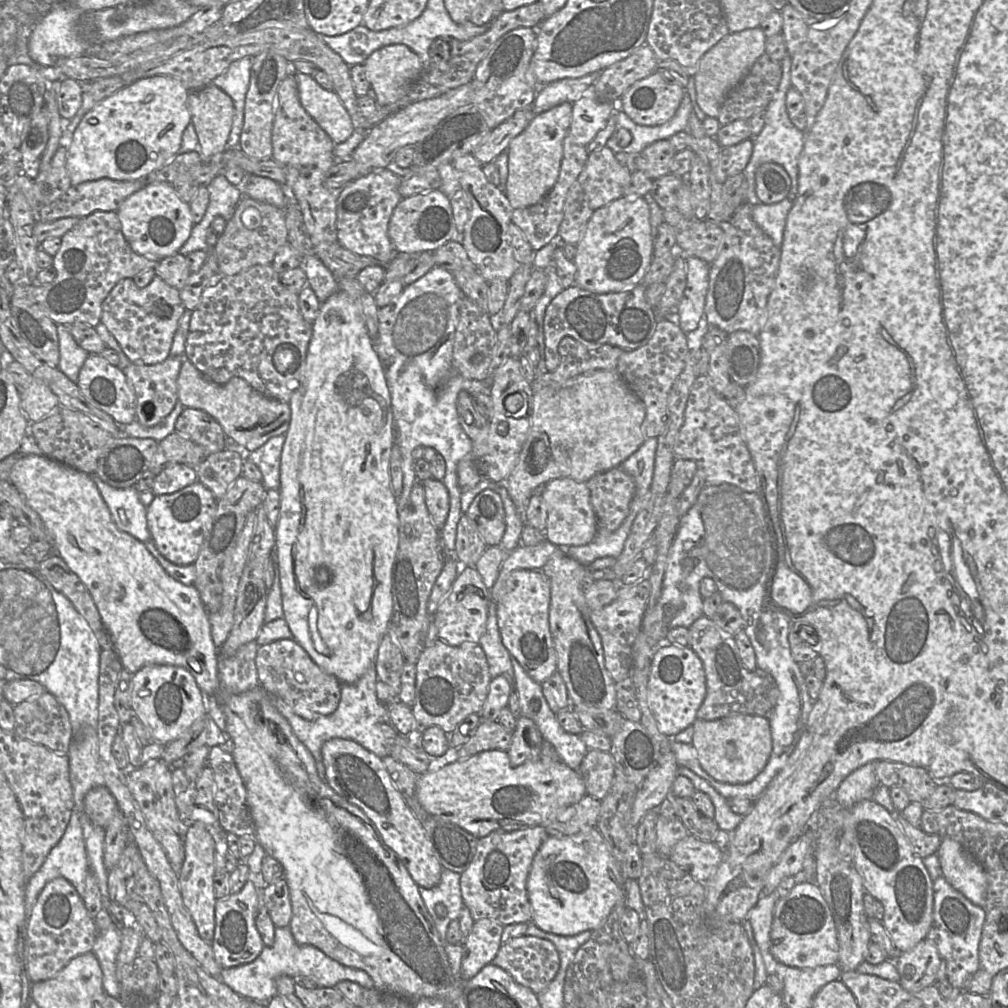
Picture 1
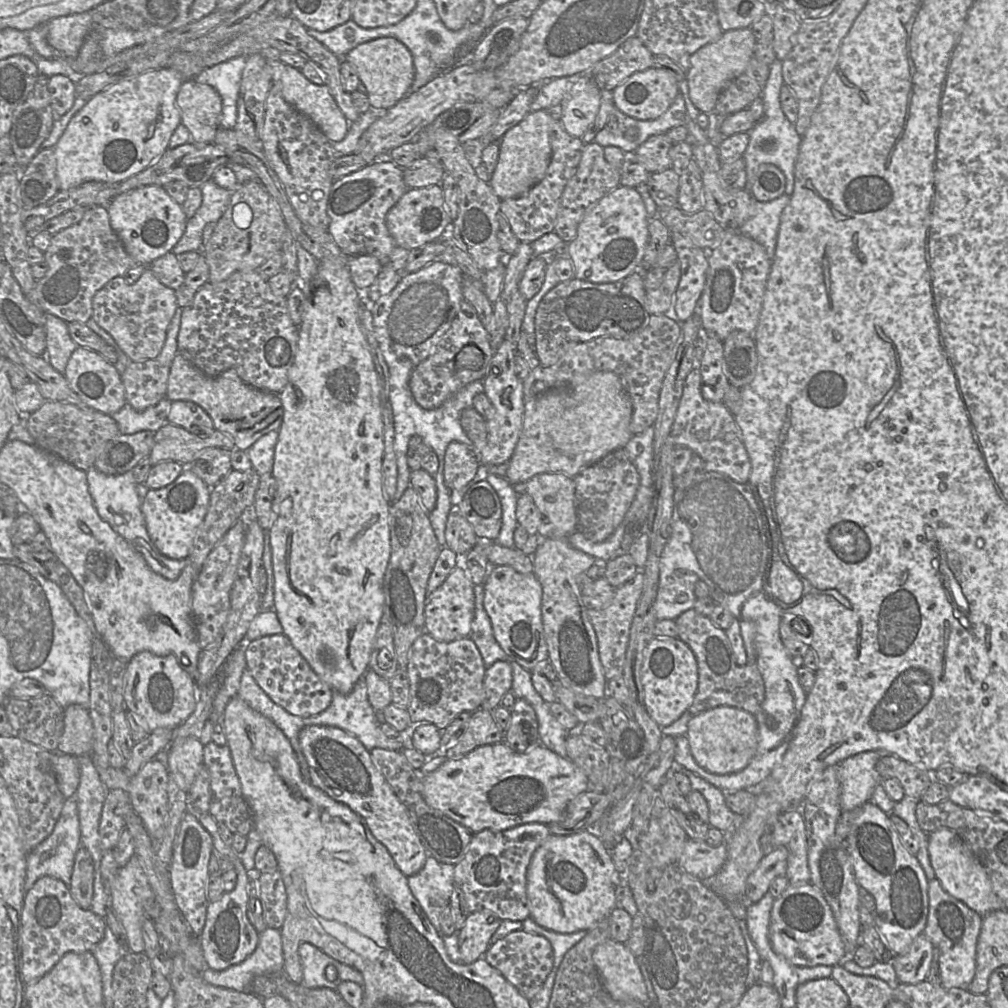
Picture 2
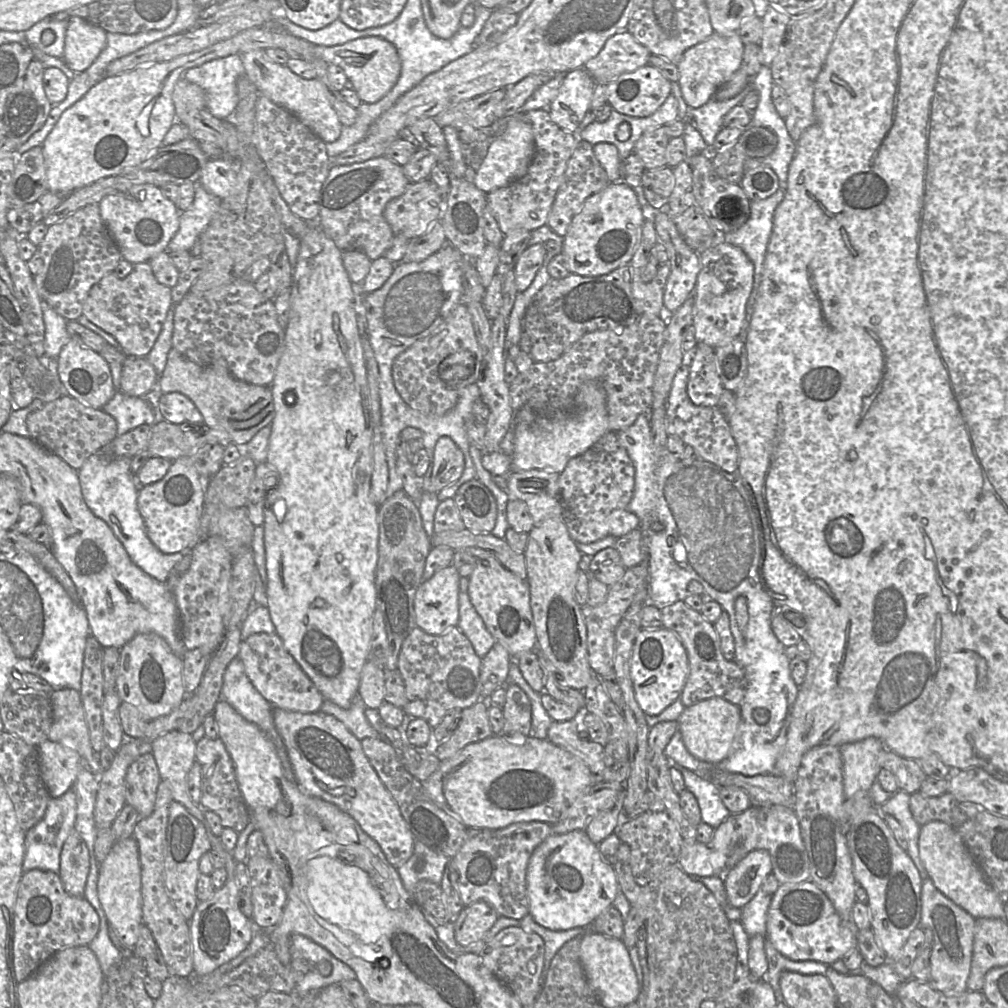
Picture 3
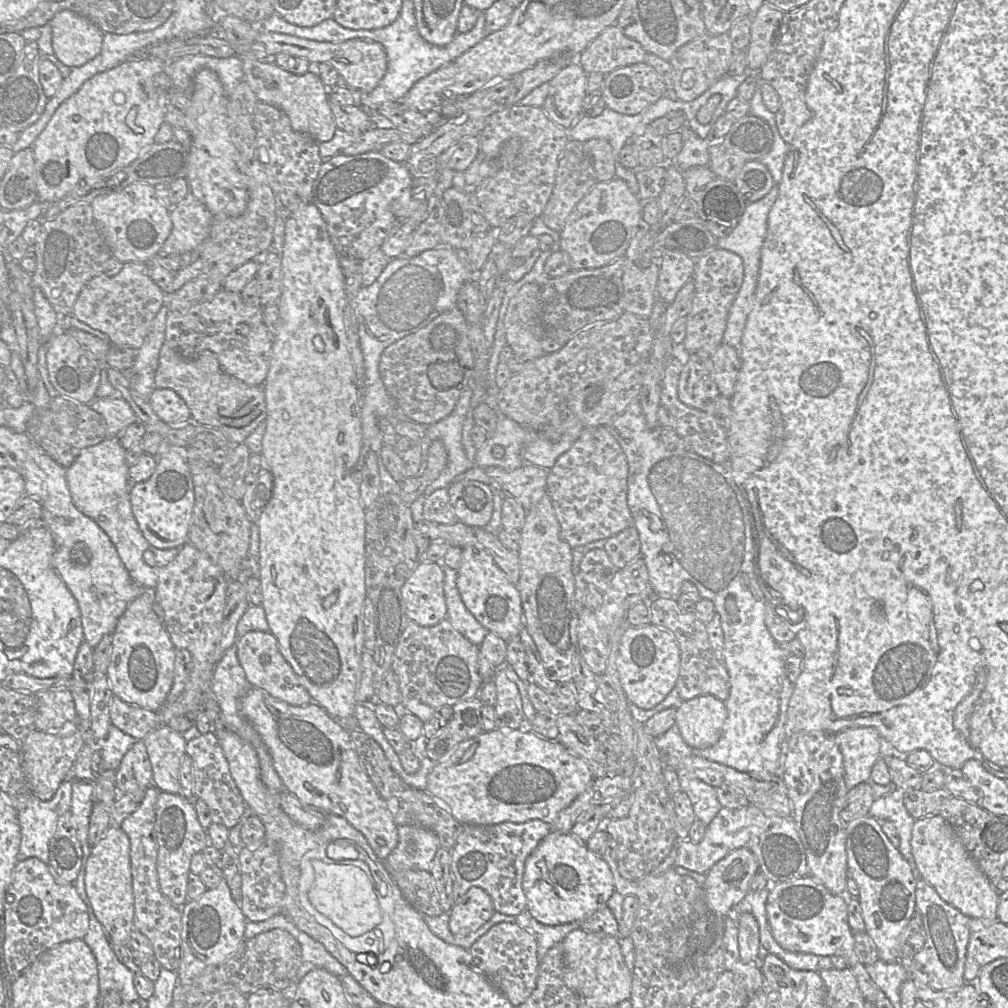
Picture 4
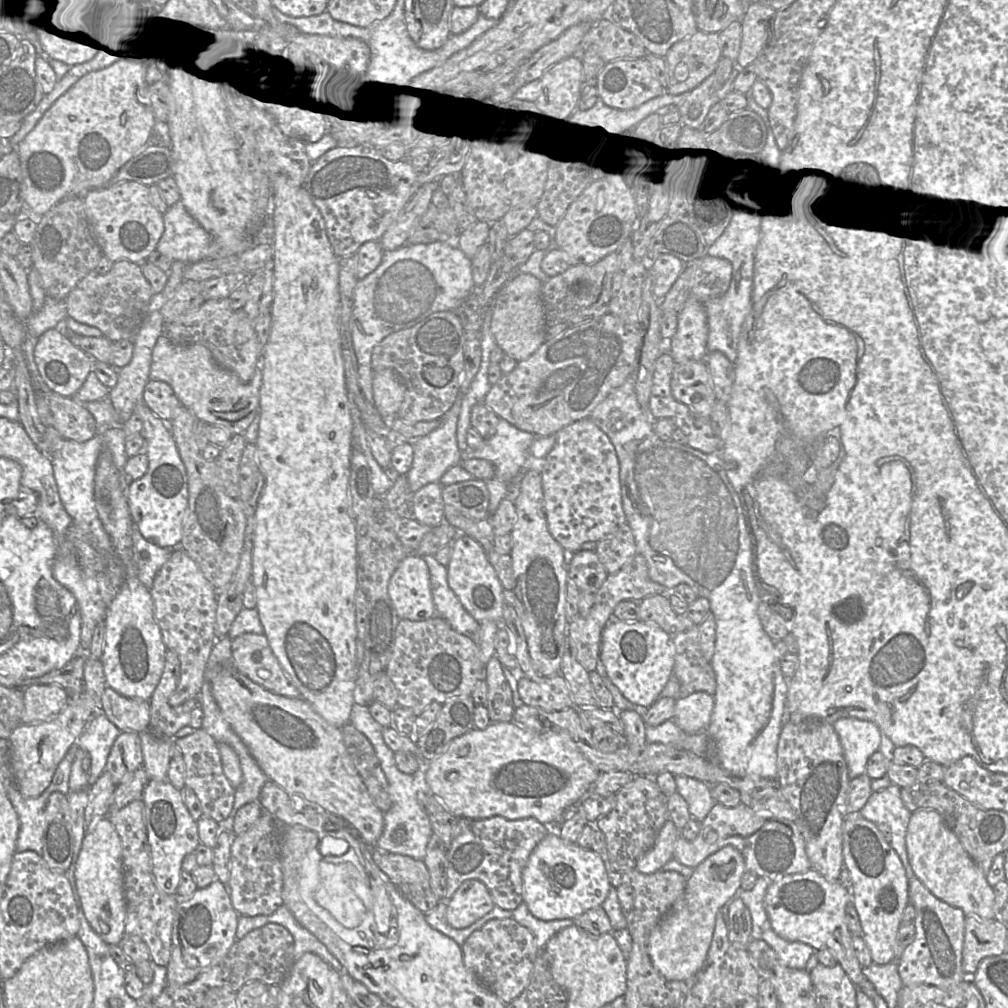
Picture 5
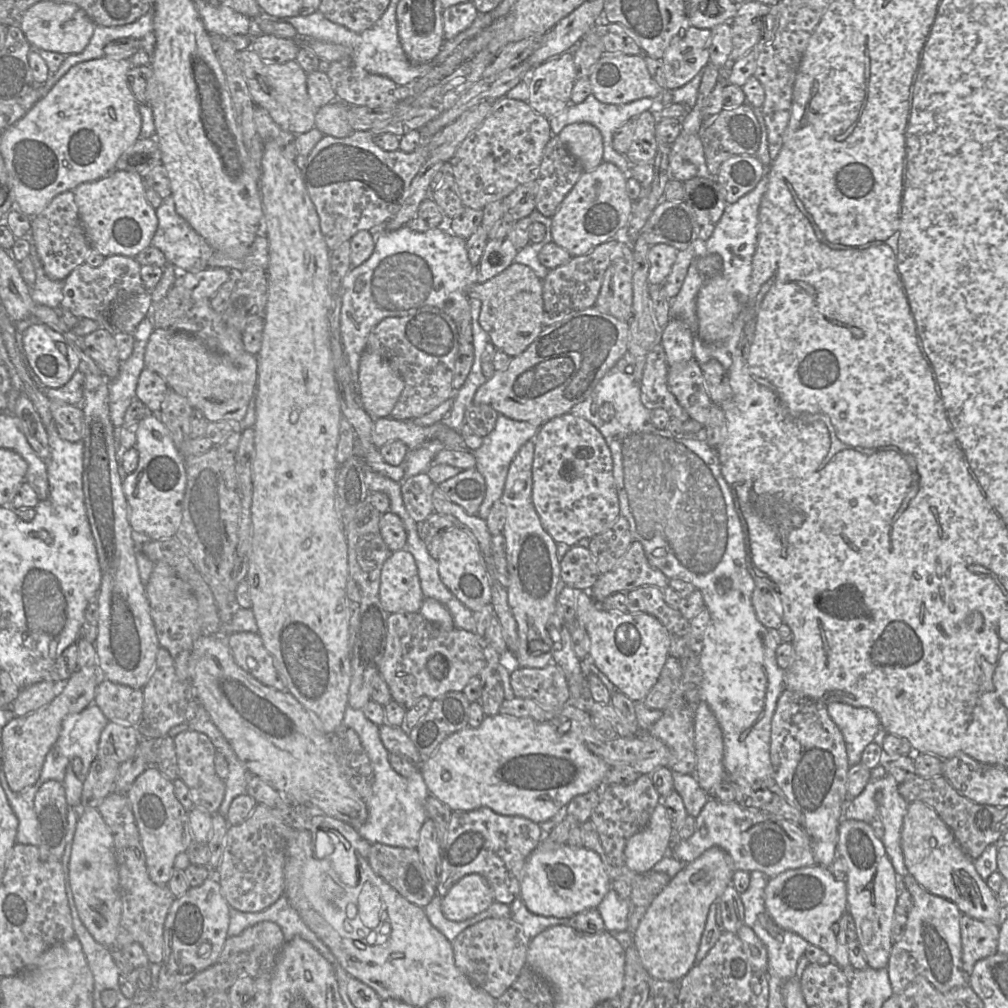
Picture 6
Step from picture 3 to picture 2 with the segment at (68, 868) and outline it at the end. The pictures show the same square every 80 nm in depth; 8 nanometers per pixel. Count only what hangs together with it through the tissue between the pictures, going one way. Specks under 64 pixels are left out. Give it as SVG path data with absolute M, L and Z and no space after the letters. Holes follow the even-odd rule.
M81 845L75 855L69 890L77 904L91 909L94 891L94 862L90 852Z

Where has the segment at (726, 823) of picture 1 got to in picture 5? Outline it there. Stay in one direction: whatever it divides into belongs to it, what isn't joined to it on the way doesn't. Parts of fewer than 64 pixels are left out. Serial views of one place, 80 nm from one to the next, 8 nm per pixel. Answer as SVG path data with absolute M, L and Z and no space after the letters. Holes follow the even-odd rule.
M686 775L674 776L677 791L686 800L691 816L699 822L703 821L716 803L711 786Z

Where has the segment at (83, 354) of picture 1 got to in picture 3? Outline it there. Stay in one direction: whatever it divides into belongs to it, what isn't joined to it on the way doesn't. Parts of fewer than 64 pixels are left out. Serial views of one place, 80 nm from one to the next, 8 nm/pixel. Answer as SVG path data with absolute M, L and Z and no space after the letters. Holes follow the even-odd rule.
M43 300L41 307L45 324L44 354L56 360L62 348L71 339L67 331L68 321Z

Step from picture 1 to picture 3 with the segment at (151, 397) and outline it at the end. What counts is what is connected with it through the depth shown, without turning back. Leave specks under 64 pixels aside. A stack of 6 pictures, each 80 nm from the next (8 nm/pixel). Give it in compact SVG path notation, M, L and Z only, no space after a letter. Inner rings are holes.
M126 358L123 363L121 392L129 396L143 397L156 383L158 383L158 374L146 358Z

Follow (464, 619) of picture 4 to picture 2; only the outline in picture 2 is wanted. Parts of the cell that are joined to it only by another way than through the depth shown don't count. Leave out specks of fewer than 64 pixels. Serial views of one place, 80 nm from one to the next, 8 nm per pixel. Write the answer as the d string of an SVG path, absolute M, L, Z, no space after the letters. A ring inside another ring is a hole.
M475 585L474 592L475 612L469 638L472 639L478 647L484 665L488 668L497 661L509 660L509 657L497 642L493 633L491 620L484 609L483 585Z

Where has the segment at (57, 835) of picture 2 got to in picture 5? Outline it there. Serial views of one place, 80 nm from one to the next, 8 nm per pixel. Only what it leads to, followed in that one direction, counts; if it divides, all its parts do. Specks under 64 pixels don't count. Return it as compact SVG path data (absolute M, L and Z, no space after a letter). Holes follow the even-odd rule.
M11 786L6 793L19 819L16 852L31 850L42 856L45 810L50 791L47 788L37 798L24 798L16 786Z

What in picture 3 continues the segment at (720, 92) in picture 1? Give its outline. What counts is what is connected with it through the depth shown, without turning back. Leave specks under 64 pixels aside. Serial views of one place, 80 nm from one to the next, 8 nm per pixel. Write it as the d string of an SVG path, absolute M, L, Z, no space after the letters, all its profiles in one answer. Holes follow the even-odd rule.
M736 32L714 33L707 40L696 44L695 46L686 50L676 65L679 72L678 84L681 89L682 96L688 106L697 108L706 104L716 94L720 86L725 84L731 76L739 69L743 52L744 44Z

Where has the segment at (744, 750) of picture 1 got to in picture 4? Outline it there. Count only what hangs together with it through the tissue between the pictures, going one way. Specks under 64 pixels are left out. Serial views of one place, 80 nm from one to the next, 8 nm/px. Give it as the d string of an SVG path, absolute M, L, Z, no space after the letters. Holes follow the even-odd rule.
M700 695L676 709L676 726L690 747L707 748L720 739L727 716L724 701Z

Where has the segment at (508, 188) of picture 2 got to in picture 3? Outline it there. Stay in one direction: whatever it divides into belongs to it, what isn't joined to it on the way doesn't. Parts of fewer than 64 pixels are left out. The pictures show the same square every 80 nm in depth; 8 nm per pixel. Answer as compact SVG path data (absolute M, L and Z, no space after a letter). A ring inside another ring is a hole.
M505 117L504 120L507 120L507 123L501 132L490 141L487 153L479 167L474 170L472 167L468 166L464 175L466 179L472 181L480 190L486 193L505 187L512 181L523 177L535 153L535 141L531 125L523 119L516 119L516 117Z

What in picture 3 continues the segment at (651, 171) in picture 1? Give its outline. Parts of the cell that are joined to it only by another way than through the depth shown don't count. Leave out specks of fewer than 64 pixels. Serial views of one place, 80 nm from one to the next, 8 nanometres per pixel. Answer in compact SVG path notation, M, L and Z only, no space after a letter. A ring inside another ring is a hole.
M666 126L646 131L635 143L633 152L638 155L646 169L669 167L666 148L670 137Z

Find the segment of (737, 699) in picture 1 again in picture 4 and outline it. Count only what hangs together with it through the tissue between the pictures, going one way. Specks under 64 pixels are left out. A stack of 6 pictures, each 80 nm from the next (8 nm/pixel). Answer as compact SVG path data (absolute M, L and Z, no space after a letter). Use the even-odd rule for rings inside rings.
M654 595L648 601L652 624L673 633L680 649L680 671L676 687L682 700L690 700L700 695L713 695L726 701L730 694L729 673L721 658L714 653L709 642L706 624L692 612L684 611L672 597Z

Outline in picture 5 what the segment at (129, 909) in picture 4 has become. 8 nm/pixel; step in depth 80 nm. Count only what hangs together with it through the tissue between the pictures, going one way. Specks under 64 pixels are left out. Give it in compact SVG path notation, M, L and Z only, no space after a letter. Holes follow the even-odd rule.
M107 817L98 820L94 829L85 834L74 875L82 909L90 926L108 945L119 944L125 935L126 919L122 843Z

